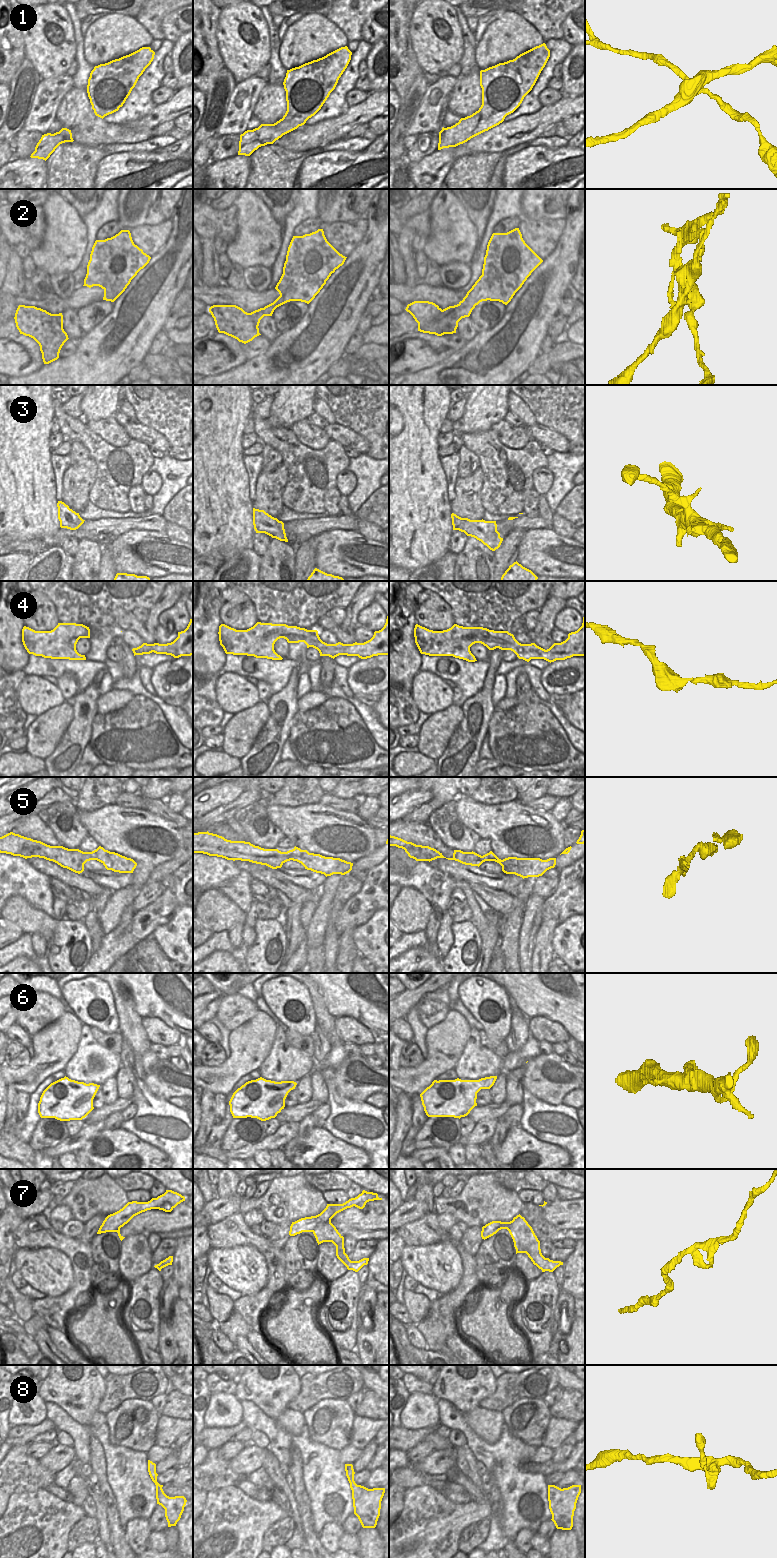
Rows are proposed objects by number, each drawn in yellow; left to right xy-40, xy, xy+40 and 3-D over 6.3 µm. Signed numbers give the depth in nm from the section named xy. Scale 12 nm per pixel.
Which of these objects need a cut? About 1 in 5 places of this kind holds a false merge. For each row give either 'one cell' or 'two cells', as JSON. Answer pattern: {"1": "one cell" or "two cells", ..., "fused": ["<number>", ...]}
{"1": "two cells", "2": "two cells", "3": "one cell", "4": "one cell", "5": "one cell", "6": "one cell", "7": "one cell", "8": "one cell", "fused": ["1", "2"]}

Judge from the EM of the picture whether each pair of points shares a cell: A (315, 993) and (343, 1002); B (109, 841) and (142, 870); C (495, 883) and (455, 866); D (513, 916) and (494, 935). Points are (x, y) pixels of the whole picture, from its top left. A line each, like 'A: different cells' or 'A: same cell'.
A: different cells
B: same cell
C: same cell
D: different cells

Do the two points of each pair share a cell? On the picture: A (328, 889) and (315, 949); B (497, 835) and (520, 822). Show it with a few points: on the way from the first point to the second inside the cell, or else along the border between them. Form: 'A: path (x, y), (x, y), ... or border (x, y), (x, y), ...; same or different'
A: path (324, 904), (315, 934); same
B: path (503, 829), (514, 825); same

